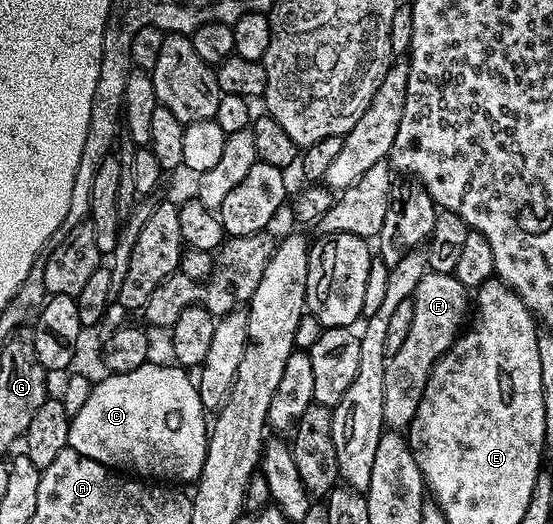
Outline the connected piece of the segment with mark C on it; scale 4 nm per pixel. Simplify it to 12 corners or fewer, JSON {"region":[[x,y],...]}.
{"region":[[107,372],[69,448],[142,479],[197,482],[208,413],[195,378]]}

